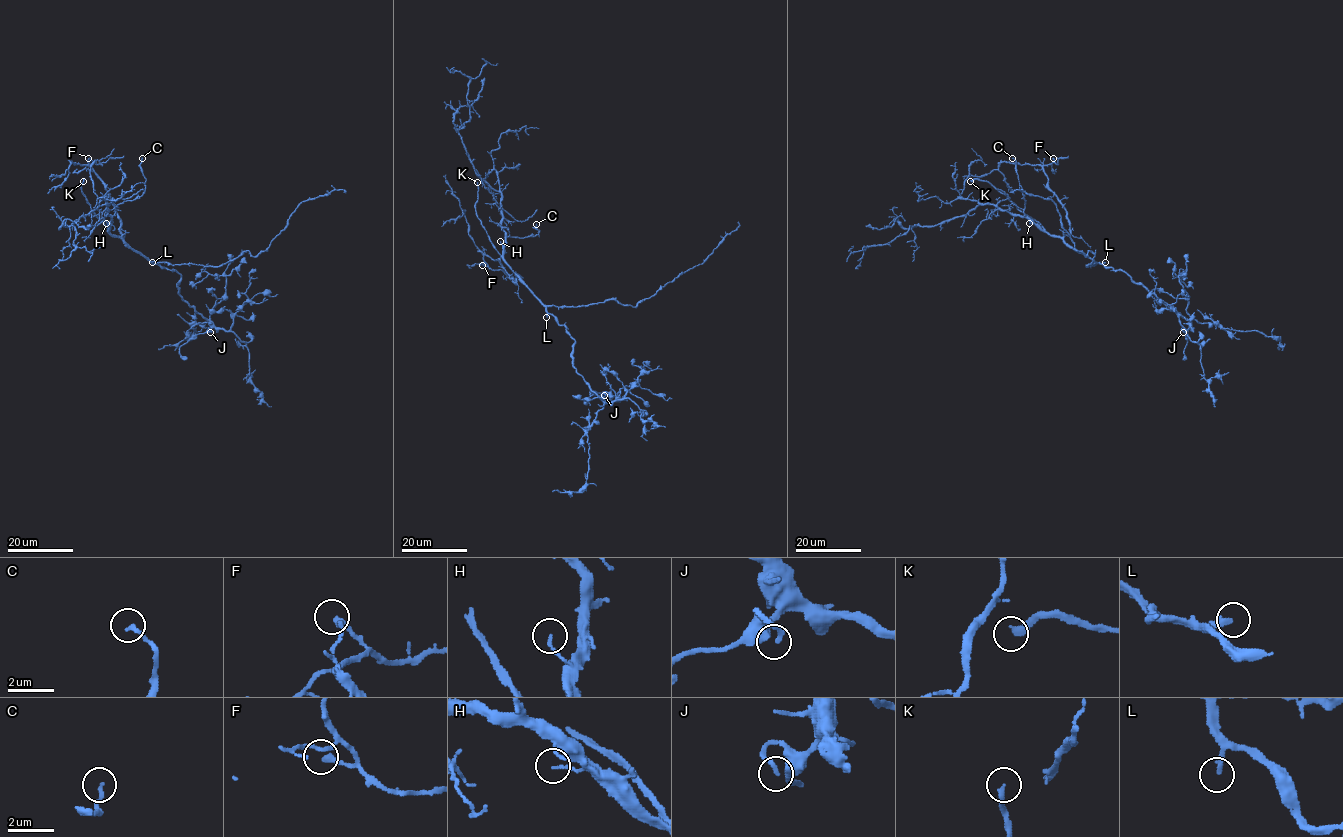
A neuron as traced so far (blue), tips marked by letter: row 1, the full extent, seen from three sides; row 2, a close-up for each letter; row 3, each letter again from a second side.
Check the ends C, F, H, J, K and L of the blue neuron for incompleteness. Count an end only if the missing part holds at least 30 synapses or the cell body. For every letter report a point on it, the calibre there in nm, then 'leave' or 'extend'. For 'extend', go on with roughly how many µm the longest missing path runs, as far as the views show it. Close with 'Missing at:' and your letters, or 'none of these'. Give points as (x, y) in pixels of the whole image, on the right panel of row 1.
C: (1012, 158) | 170 nm | leave
F: (1053, 158) | 280 nm | leave
H: (1029, 223) | 120 nm | leave
J: (1183, 332) | 200 nm | extend | 20 µm
K: (970, 181) | 280 nm | extend | 50 µm
L: (1105, 262) | 220 nm | extend | 60 µm
Missing at: J, K, L

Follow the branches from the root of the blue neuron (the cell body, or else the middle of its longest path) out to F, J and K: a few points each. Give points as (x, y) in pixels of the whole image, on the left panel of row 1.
F: (132, 248), (122, 237), (115, 204), (104, 182), (89, 166), (93, 162), (88, 158)
J: (132, 248), (151, 262), (180, 275), (178, 293), (209, 321), (210, 332)
K: (132, 248), (113, 235), (96, 216), (82, 193), (83, 181)

